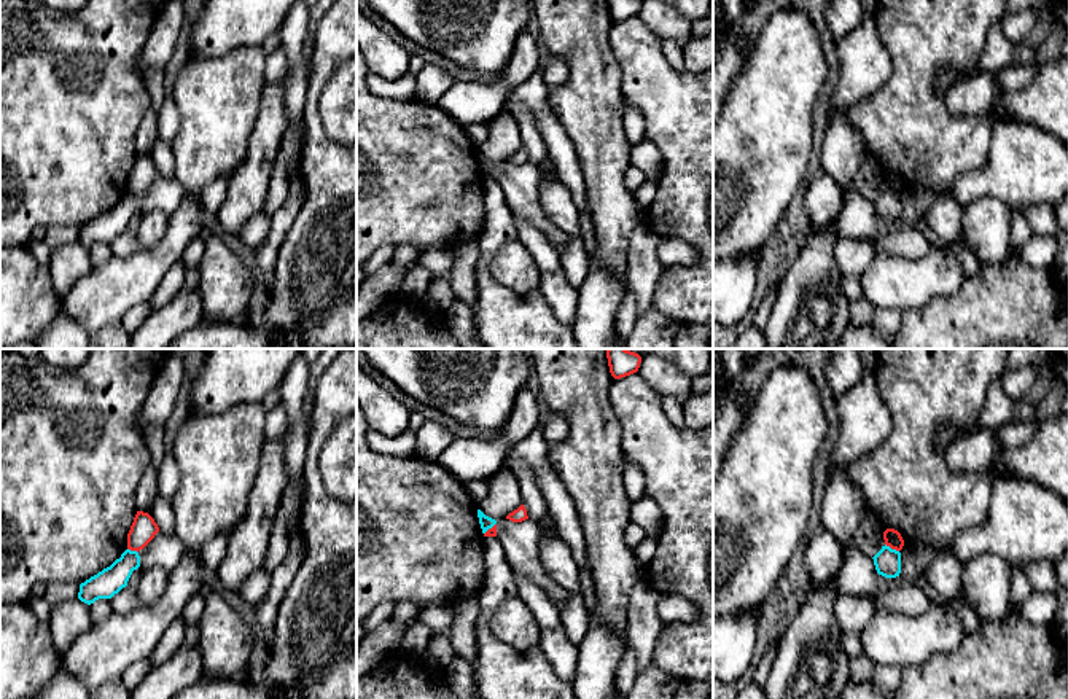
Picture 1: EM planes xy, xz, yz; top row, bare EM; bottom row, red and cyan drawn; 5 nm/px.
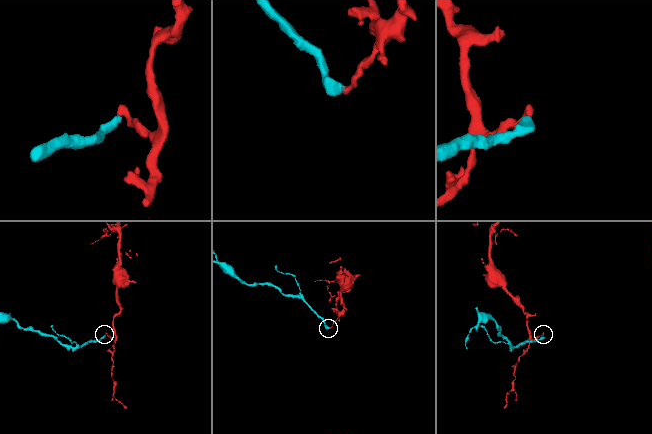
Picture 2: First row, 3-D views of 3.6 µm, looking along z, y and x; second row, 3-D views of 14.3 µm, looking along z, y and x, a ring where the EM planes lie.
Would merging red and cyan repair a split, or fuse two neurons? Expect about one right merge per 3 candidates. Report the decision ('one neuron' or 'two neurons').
two neurons

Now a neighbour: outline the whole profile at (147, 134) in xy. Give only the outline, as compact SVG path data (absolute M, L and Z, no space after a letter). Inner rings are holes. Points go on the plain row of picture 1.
M150 107L143 115L140 126L135 132L137 154L148 156L156 142L158 142L158 111Z

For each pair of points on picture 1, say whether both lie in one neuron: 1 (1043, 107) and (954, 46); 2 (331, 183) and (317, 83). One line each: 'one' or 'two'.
1: two
2: one

